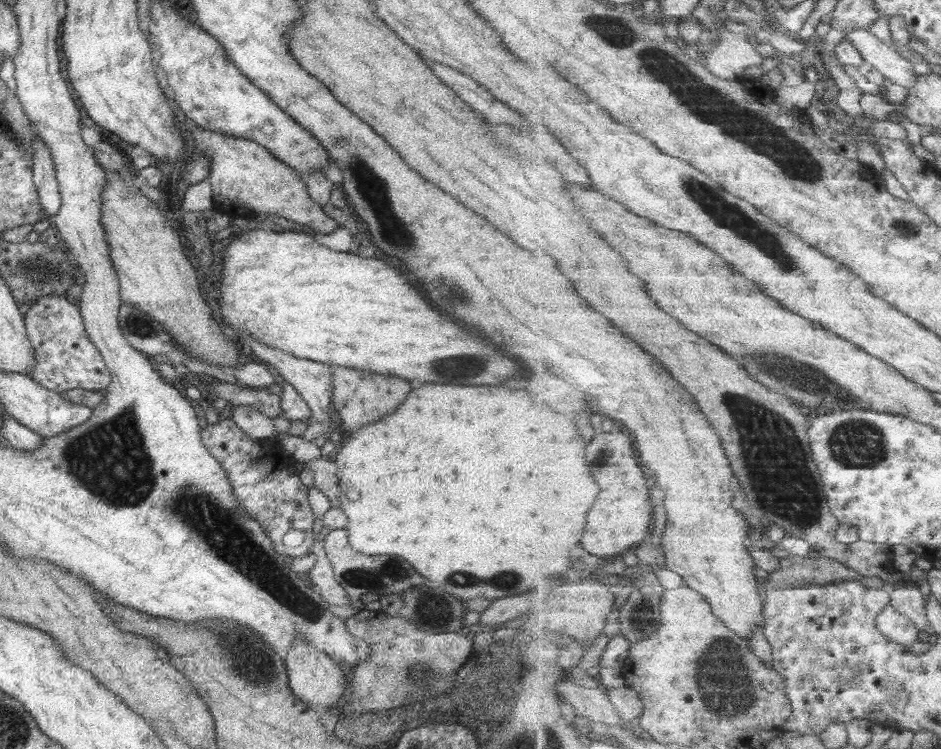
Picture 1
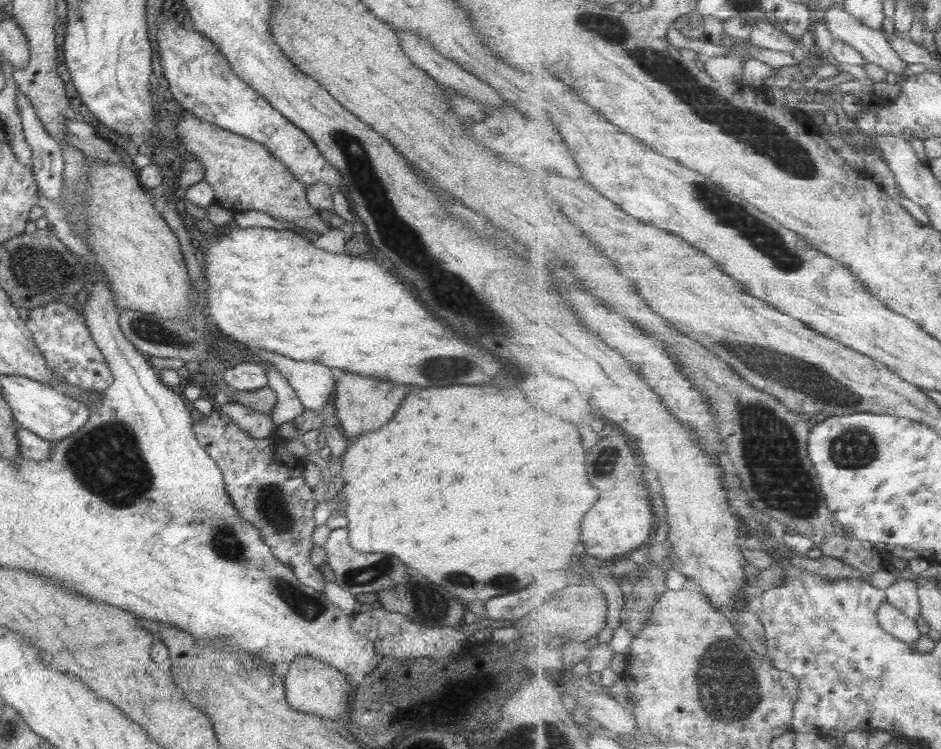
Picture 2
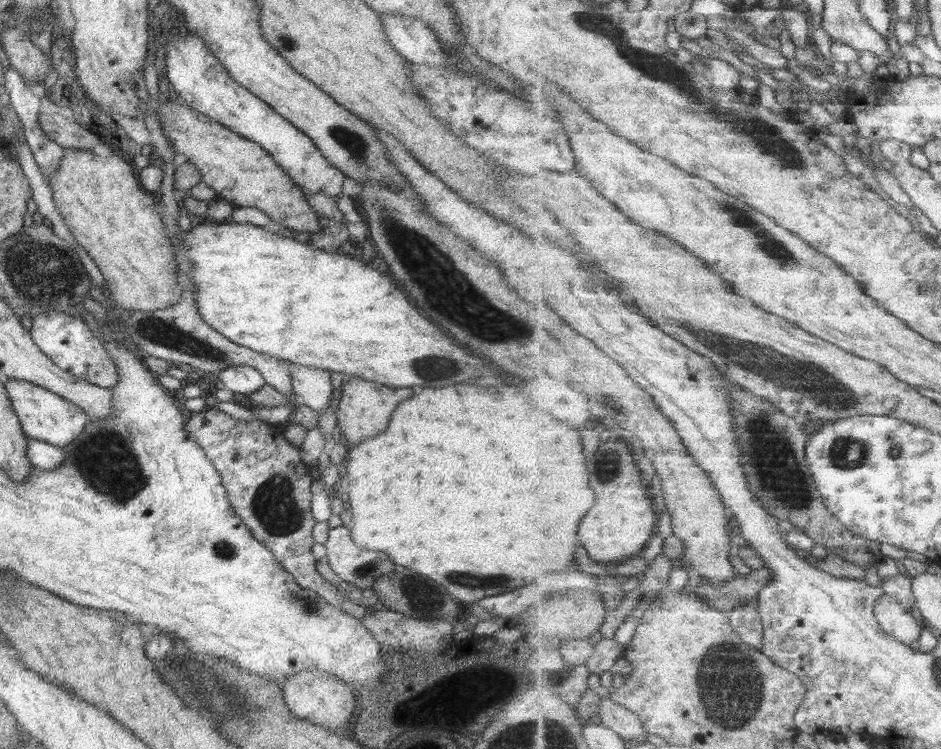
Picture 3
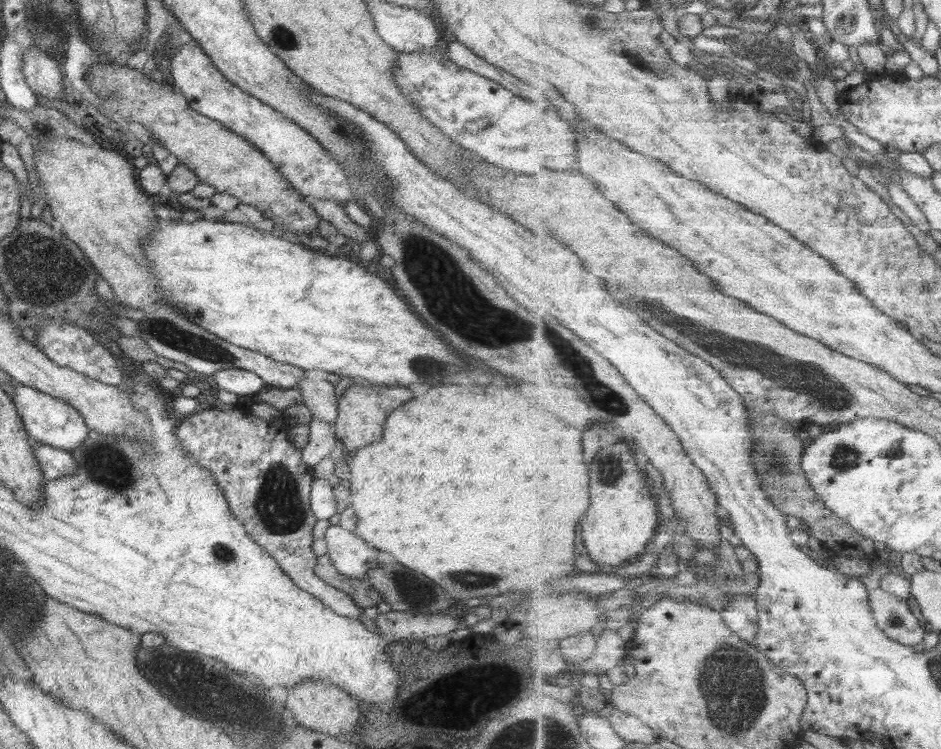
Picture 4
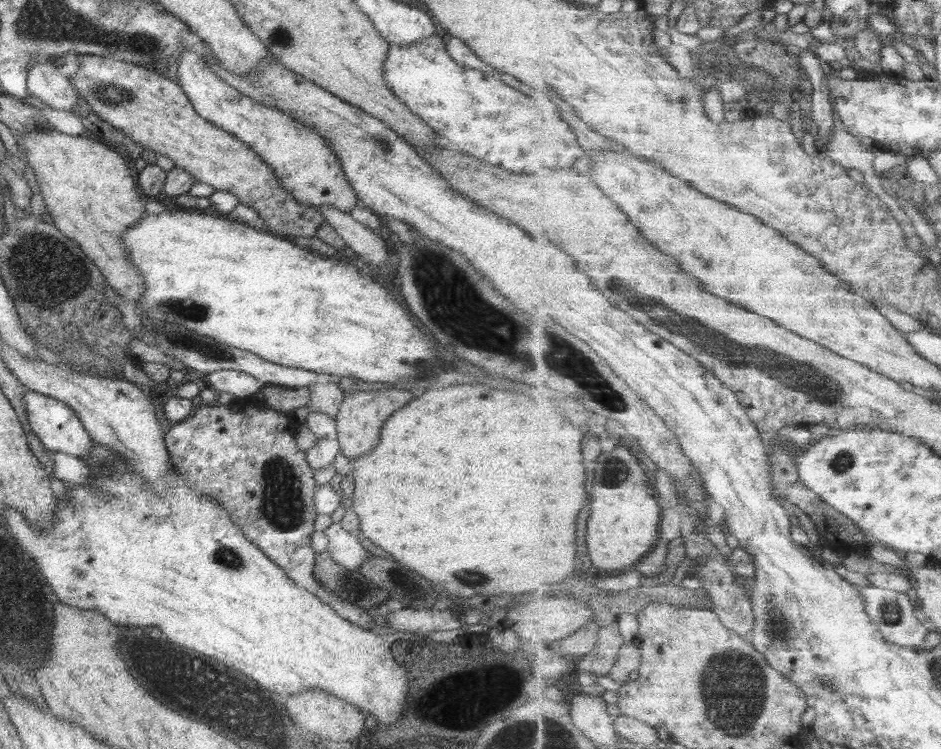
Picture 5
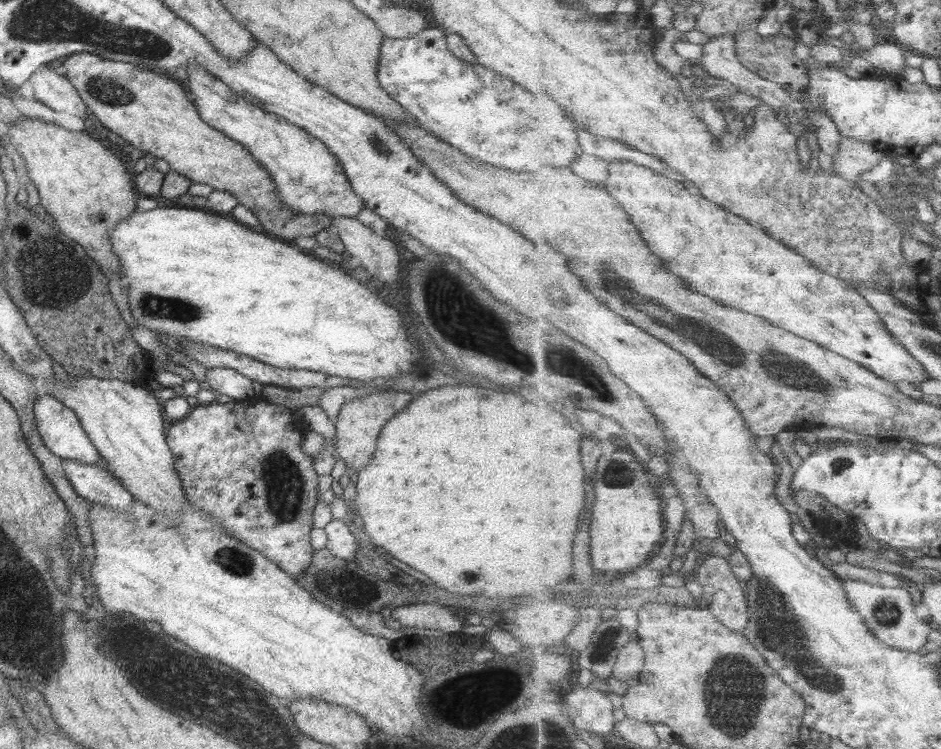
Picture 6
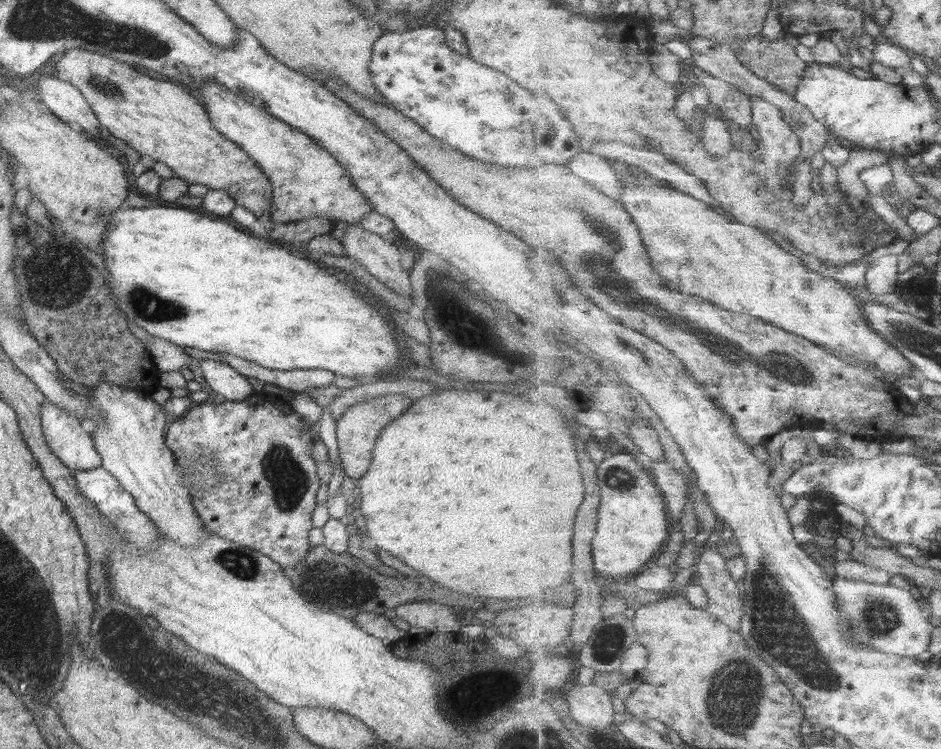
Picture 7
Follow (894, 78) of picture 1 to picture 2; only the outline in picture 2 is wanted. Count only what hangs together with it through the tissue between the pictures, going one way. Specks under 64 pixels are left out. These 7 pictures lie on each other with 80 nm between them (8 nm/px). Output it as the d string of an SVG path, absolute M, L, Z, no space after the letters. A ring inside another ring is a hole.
M844 2L835 3L822 14L821 20L829 28L834 39L853 46L868 62L879 65L889 76L910 76L909 64L889 44L878 30L865 26L858 18L846 11Z

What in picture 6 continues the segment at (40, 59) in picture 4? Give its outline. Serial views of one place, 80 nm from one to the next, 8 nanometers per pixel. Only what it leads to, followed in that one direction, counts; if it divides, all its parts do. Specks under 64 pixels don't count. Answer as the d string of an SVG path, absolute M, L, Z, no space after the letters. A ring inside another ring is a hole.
M42 65L28 78L28 82L33 91L33 98L49 106L51 110L68 112L80 119L88 113L79 93L64 77L62 71L50 65Z

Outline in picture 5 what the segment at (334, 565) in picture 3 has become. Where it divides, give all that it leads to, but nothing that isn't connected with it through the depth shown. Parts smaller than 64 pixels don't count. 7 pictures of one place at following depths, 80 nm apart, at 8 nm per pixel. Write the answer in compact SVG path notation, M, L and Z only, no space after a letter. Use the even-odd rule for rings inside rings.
M332 523L324 531L327 539L326 551L329 556L348 571L358 570L359 563L369 554L359 544L359 540L353 538L353 534L343 530L340 523Z

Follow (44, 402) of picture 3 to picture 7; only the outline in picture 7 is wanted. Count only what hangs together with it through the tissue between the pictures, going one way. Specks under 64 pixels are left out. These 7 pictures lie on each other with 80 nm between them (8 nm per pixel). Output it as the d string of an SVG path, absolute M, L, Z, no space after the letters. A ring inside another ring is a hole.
M49 402L41 407L39 418L46 446L71 472L100 466L100 456L84 424Z

